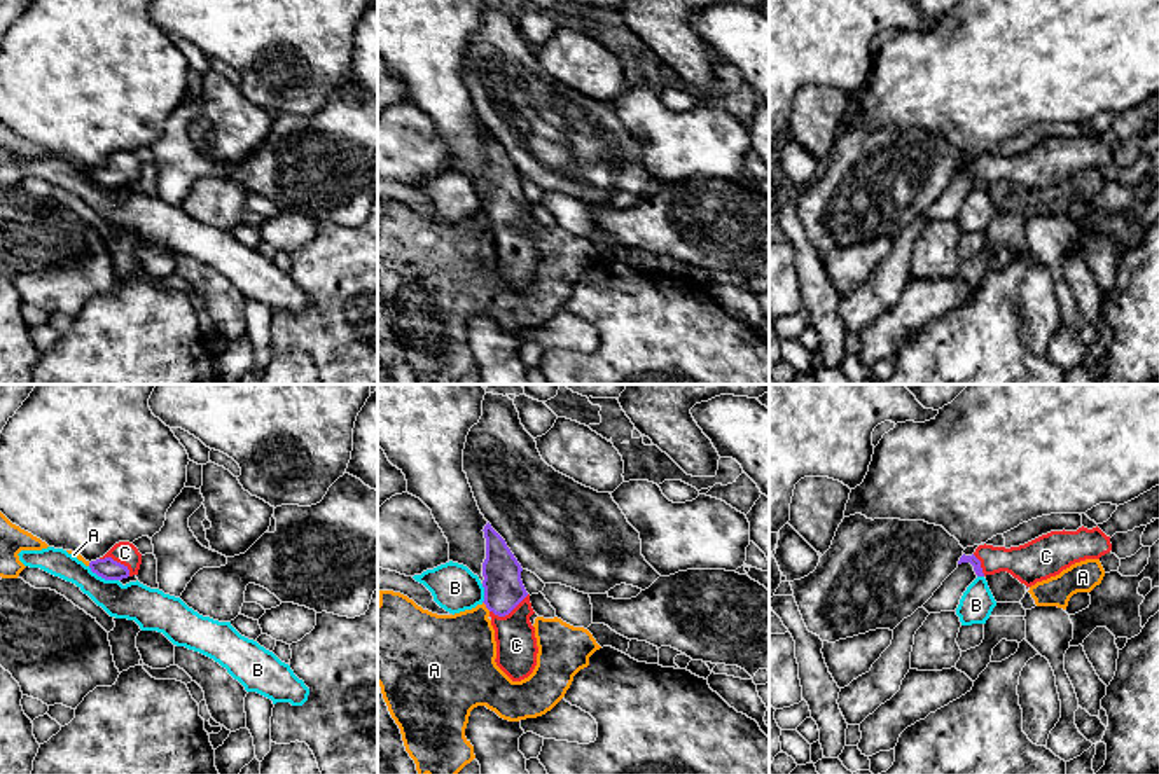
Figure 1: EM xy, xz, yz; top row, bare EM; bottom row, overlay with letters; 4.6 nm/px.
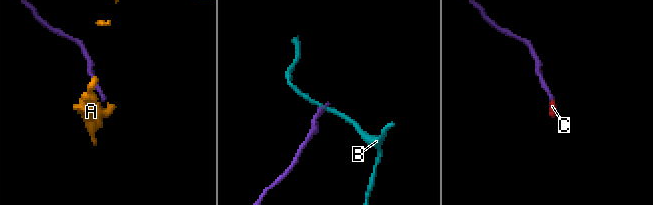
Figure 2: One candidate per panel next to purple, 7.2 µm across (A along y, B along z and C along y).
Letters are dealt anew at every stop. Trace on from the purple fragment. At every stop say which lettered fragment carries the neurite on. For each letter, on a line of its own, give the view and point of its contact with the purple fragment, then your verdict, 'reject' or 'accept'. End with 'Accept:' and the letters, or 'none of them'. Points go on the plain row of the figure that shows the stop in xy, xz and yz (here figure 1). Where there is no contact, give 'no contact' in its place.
A: contact xz (486, 215); reject
B: contact xy (104, 186); reject
C: contact xz (509, 221); accept
Accept: C

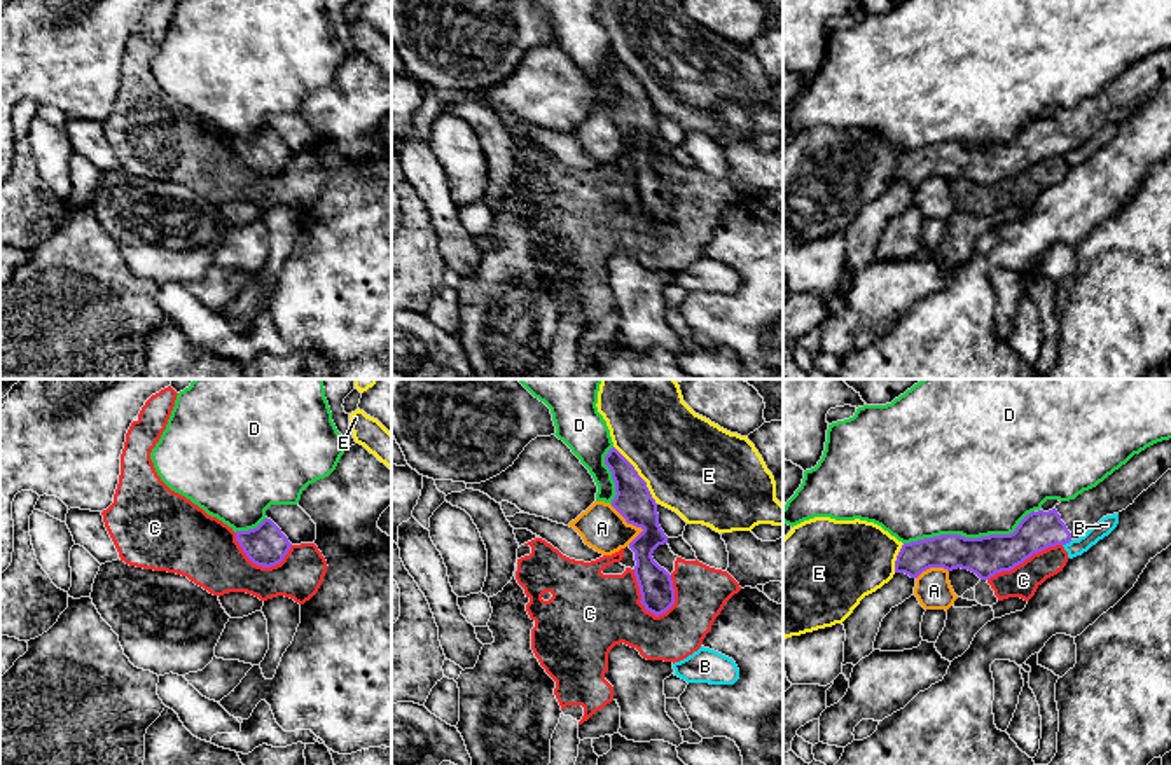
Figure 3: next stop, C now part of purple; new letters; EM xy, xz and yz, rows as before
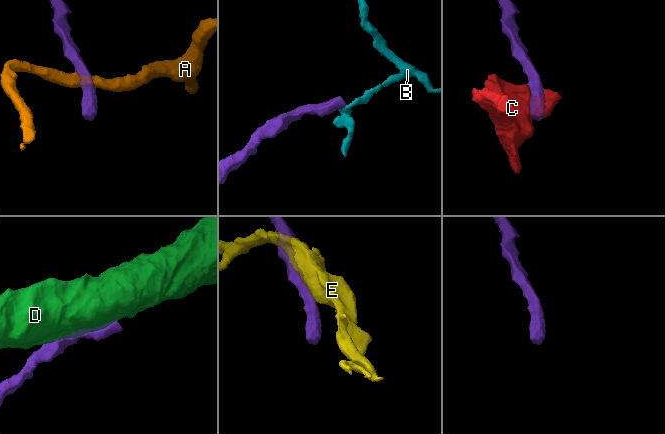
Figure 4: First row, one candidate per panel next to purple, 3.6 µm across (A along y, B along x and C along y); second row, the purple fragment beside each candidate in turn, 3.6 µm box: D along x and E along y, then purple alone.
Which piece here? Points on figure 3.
A: contact xz (635, 133); reject
B: contact yz (1067, 151); reject
C: contact xz (642, 208); reject
D: contact yz (969, 147); reject
E: contact xz (638, 84); reject
Accept: none of them

